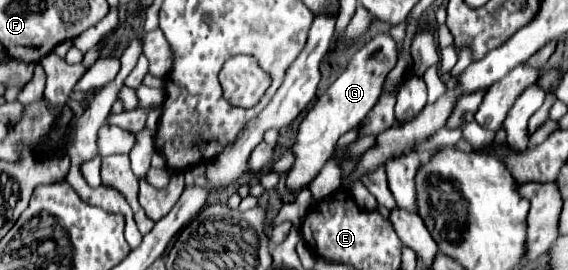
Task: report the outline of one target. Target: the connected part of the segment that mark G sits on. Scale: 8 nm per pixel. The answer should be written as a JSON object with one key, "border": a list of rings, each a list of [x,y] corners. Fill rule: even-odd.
{"border":[[[376,35],[352,55],[348,69],[328,87],[328,91],[316,101],[316,105],[306,113],[306,117],[300,123],[298,139],[294,145],[296,161],[288,171],[288,179],[286,179],[288,189],[294,191],[310,185],[314,177],[320,173],[320,169],[324,167],[324,163],[332,157],[340,135],[360,125],[360,121],[376,105],[388,73],[396,65],[396,57],[398,57],[398,49],[390,35]]]}

